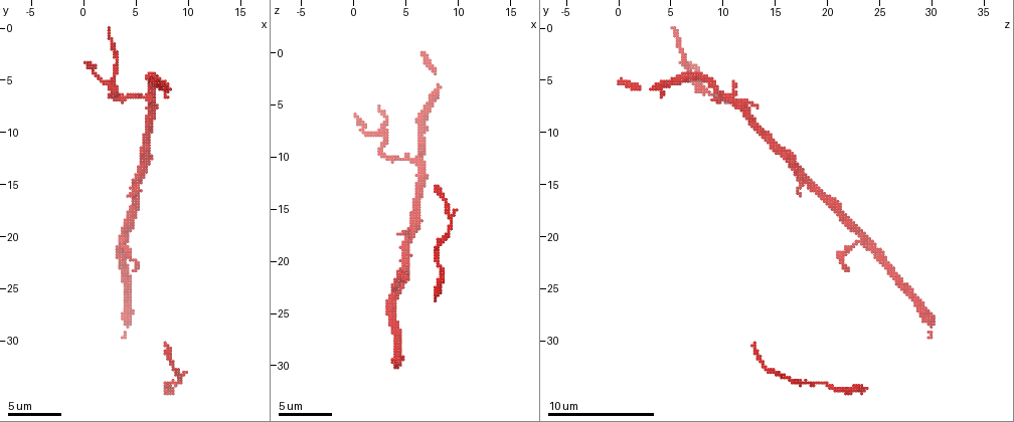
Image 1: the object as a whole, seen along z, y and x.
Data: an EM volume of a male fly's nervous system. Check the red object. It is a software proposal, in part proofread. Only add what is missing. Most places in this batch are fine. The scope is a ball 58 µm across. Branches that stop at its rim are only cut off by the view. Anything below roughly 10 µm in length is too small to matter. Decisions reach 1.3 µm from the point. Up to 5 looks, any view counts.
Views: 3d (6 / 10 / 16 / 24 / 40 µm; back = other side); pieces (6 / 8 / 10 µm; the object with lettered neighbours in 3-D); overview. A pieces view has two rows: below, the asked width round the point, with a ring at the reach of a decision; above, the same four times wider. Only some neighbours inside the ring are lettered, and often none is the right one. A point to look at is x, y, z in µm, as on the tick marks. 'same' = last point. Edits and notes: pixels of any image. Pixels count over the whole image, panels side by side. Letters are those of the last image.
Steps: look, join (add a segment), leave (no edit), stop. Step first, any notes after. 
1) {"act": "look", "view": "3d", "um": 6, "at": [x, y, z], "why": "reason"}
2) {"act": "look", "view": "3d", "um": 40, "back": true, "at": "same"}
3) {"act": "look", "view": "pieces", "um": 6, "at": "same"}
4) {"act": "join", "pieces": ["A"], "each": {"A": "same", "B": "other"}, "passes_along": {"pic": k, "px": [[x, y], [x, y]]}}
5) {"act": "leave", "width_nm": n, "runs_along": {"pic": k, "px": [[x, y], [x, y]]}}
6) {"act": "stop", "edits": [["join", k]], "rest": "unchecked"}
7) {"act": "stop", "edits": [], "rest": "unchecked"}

{"act": "look", "view": "3d", "um": 10, "at": [0.2, 3.2, 6.4], "why": "free end"}

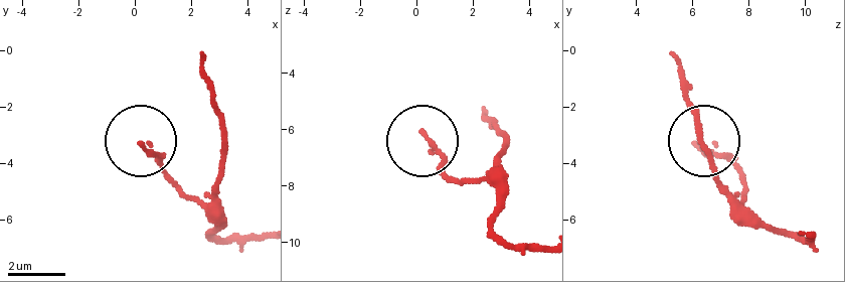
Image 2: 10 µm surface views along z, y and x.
{"act": "look", "view": "pieces", "um": 6, "at": [0.2, 3.4, 6.1], "why": "see the neighbours"}

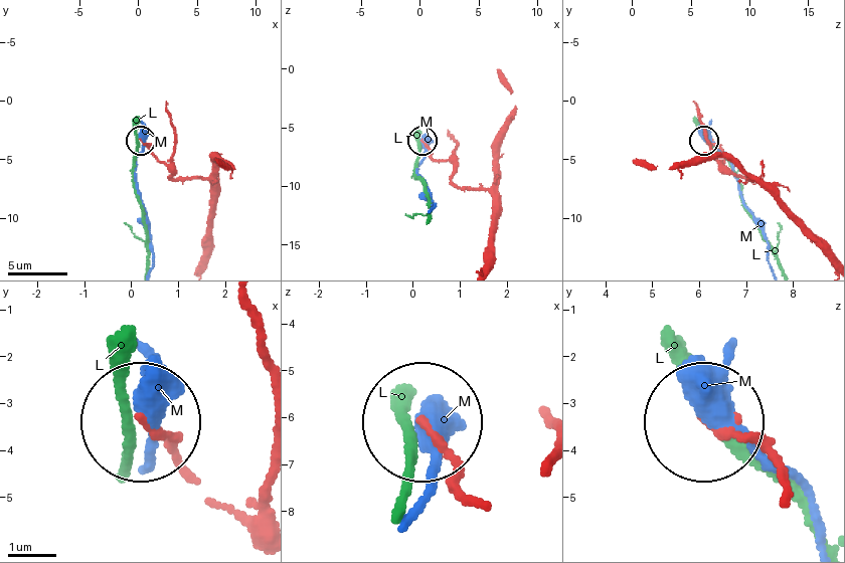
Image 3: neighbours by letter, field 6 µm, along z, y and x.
{"act": "leave", "width_nm": 130, "each": {"L": "other", "M": "other"}, "runs_along": {"pic": 3, "px": [[786, 479], [710, 422]]}, "found": "none of them fits"}

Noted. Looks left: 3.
{"act": "look", "view": "pieces", "um": 8, "at": [7.8, 30.6, 12.8], "why": "end of a long branch"}

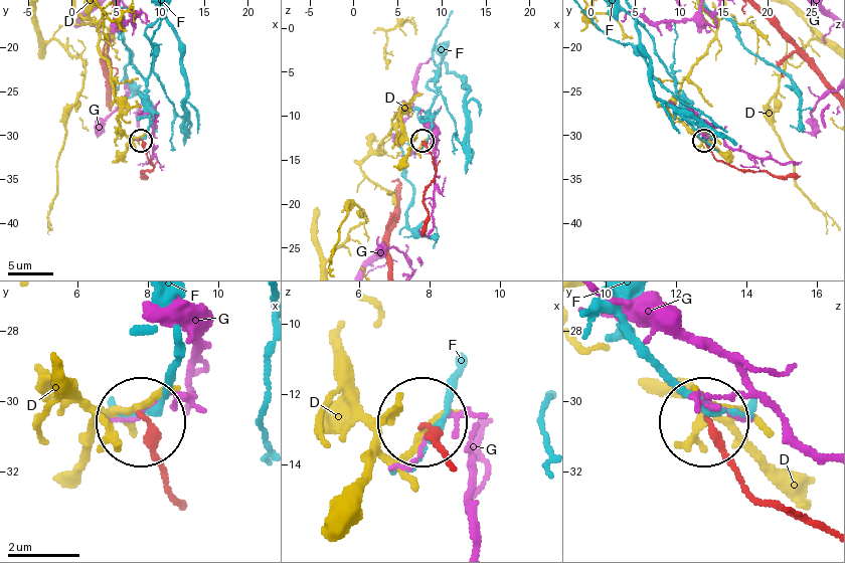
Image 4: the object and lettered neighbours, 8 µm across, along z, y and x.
{"act": "leave", "width_nm": 210, "each": {"D": "other", "F": "other", "G": "other"}, "found": "no lettered segment goes on from it"}

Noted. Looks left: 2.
{"act": "look", "view": "3d", "um": 10, "at": [5.0, 23.4, 21.8], "why": "an open end"}

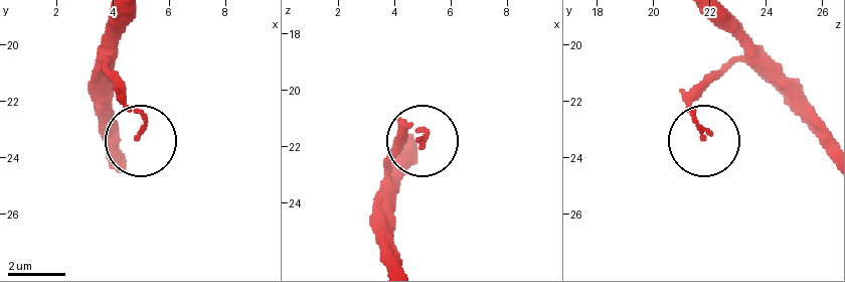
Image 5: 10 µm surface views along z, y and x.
{"act": "look", "view": "pieces", "um": 6, "at": [5.0, 23.2, 21.8]}

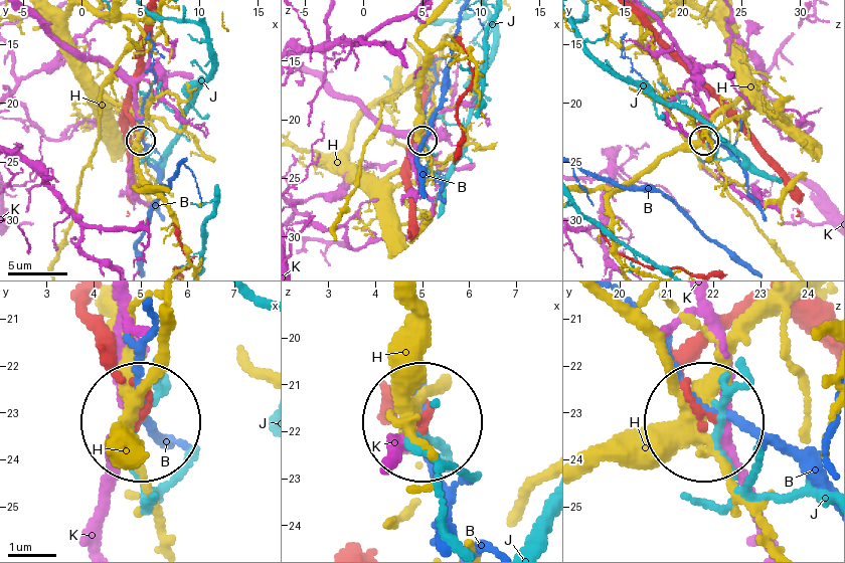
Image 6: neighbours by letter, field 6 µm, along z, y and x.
{"act": "leave", "each": {"B": "other", "H": "other", "J": "other", "K": "other"}, "runs_along": {"pic": 6, "px": [[88, 303], [83, 318], [136, 390], [140, 422]]}, "found": "no lettered segment goes on from it"}

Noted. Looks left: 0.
{"act": "stop", "edits": [], "rest": "unchecked"}

